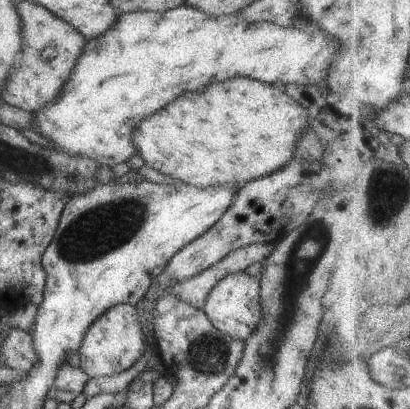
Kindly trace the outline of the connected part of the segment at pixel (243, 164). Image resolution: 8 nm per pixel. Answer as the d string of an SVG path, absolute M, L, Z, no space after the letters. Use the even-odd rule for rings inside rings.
M230 78L224 82L212 82L208 86L204 86L198 92L183 92L179 94L173 101L170 101L164 108L158 109L154 114L150 114L142 119L134 128L132 140L136 147L136 155L140 155L145 164L148 164L154 170L161 172L163 175L169 176L176 181L195 186L195 187L211 187L214 185L236 185L237 188L243 187L251 180L266 176L279 168L282 168L292 157L295 156L297 140L308 130L309 121L307 120L307 110L298 104L298 101L290 98L289 94L278 90L272 84L264 84L252 78Z

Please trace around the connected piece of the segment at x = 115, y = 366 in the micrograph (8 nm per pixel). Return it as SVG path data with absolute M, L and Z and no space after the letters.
M122 303L107 308L87 330L77 352L80 367L91 379L120 374L142 356L146 336L135 306Z

